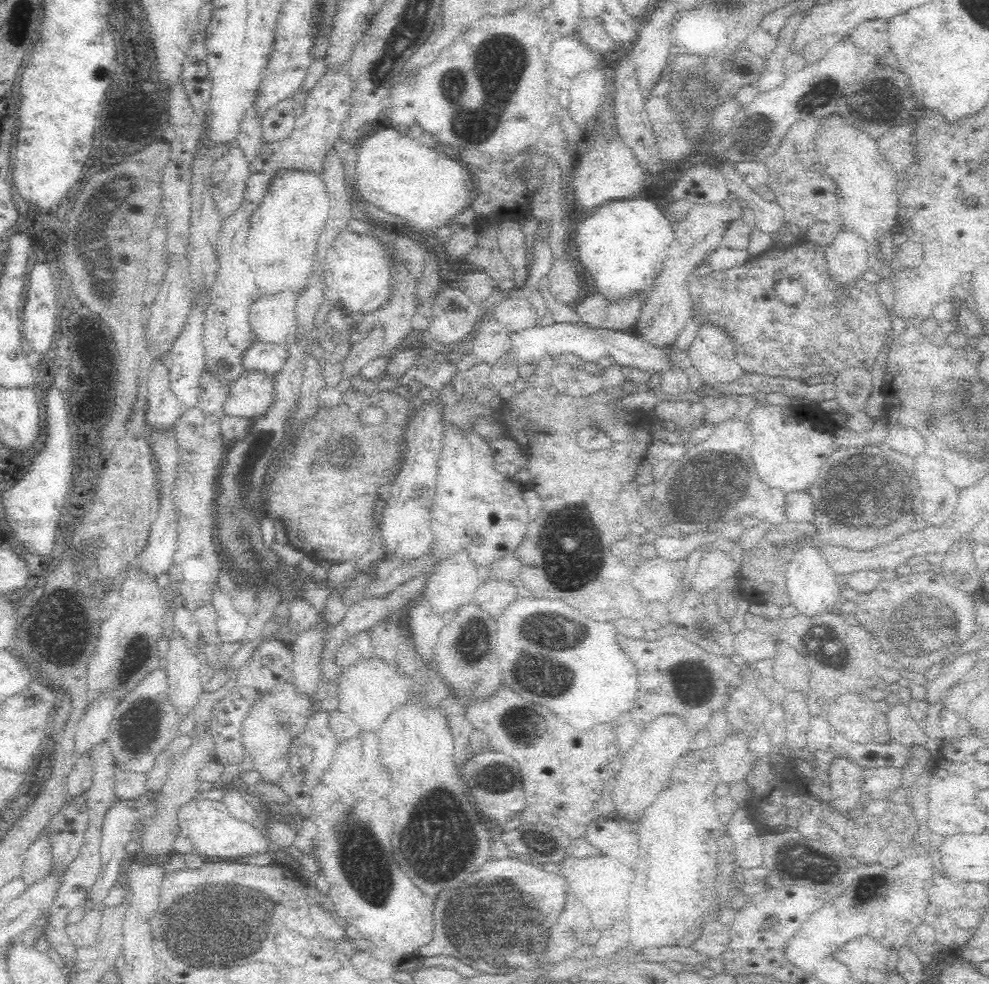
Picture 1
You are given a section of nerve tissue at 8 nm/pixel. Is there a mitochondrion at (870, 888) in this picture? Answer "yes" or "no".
yes

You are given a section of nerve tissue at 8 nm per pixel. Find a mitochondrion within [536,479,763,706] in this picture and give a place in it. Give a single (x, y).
(572, 521)

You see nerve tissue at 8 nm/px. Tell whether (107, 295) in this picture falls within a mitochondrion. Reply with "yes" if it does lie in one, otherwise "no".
yes

